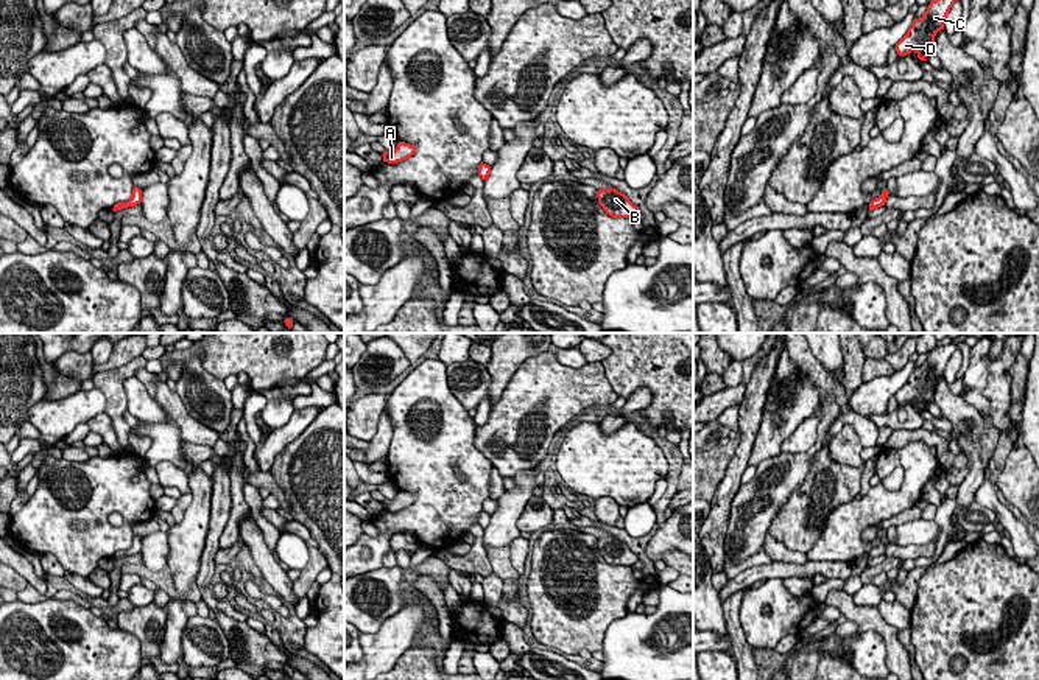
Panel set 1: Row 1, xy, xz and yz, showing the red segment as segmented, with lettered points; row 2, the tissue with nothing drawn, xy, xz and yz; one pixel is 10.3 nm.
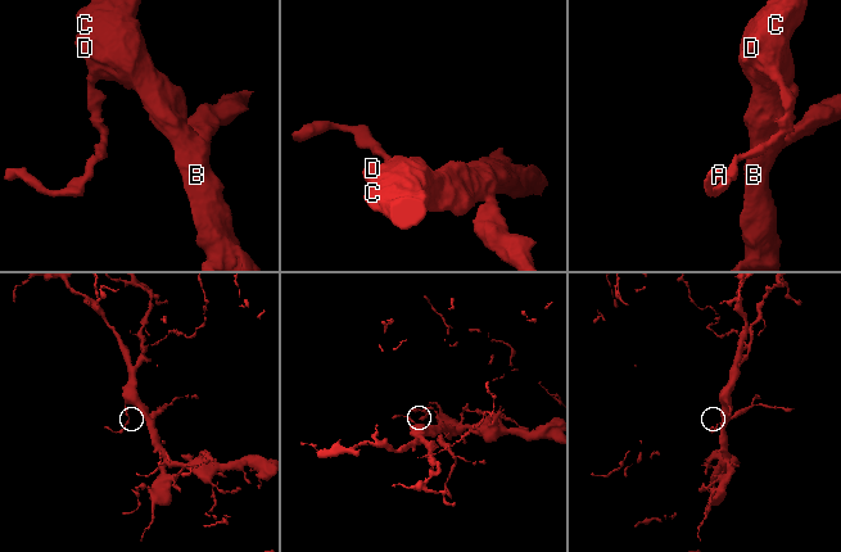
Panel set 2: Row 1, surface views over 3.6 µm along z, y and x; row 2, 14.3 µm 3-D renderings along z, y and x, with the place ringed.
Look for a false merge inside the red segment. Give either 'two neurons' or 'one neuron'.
two neurons

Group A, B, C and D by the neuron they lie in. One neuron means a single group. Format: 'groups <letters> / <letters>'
groups A / B C D

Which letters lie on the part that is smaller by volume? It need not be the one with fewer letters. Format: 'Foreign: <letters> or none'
Foreign: A

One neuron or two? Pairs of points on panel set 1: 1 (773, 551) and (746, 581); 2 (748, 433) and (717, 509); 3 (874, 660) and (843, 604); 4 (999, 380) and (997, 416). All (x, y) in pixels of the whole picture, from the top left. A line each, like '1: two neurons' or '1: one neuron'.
1: two neurons
2: one neuron
3: two neurons
4: one neuron

